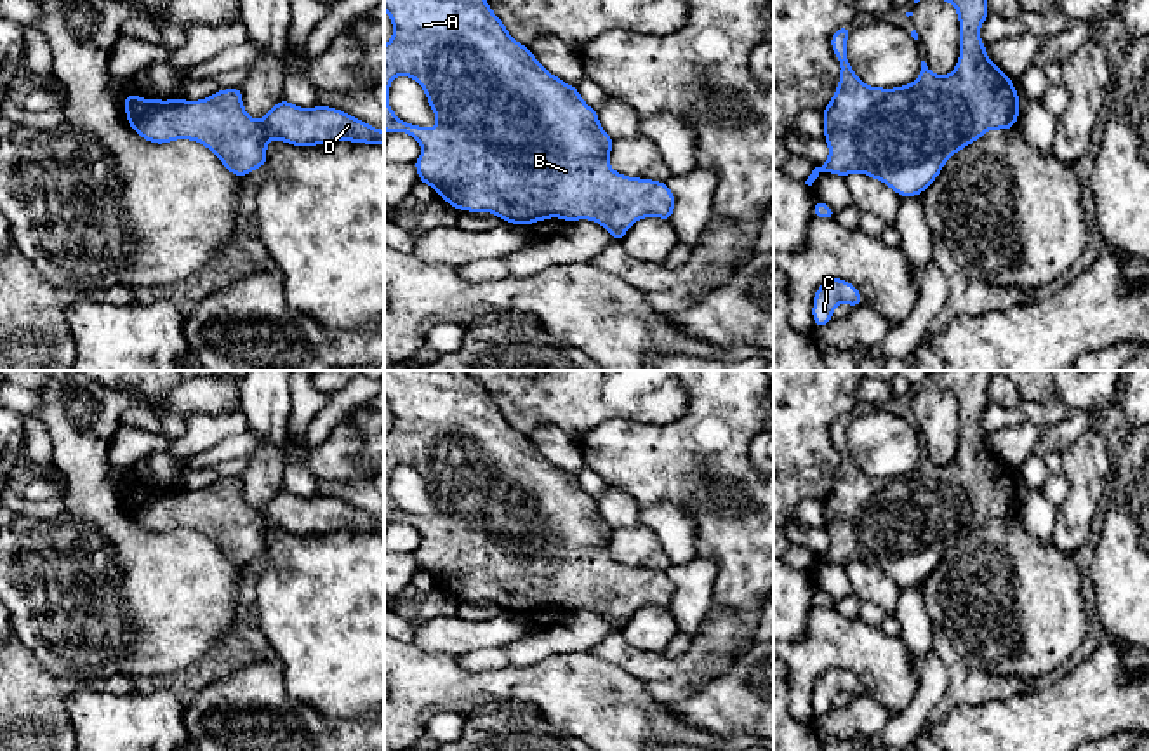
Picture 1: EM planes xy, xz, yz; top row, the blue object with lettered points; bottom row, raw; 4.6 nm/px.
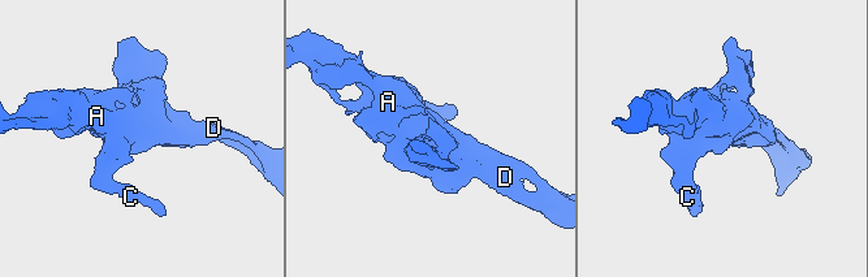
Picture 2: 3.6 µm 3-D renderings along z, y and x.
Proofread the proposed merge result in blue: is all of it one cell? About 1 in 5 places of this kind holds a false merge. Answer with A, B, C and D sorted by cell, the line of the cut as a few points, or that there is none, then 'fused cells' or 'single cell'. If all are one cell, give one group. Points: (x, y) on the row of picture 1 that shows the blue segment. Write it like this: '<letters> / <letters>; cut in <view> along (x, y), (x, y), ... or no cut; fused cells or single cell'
A B C D; no cut; single cell

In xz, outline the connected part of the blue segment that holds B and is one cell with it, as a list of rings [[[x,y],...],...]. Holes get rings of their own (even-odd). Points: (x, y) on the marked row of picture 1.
[[[384,0],[393,23],[393,37],[384,45],[384,130],[405,132],[422,148],[414,162],[421,183],[457,210],[490,212],[518,226],[549,217],[563,221],[589,219],[621,242],[629,226],[643,217],[671,221],[676,198],[662,181],[629,177],[610,163],[614,139],[601,129],[598,111],[584,103],[575,85],[551,75],[530,52],[516,42],[487,0]],[[395,76],[414,78],[426,92],[435,113],[433,129],[400,120],[388,101]]]

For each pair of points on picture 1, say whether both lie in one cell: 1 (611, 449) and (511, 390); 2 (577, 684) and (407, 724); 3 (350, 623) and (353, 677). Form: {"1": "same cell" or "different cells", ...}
{"1": "different cells", "2": "same cell", "3": "same cell"}

